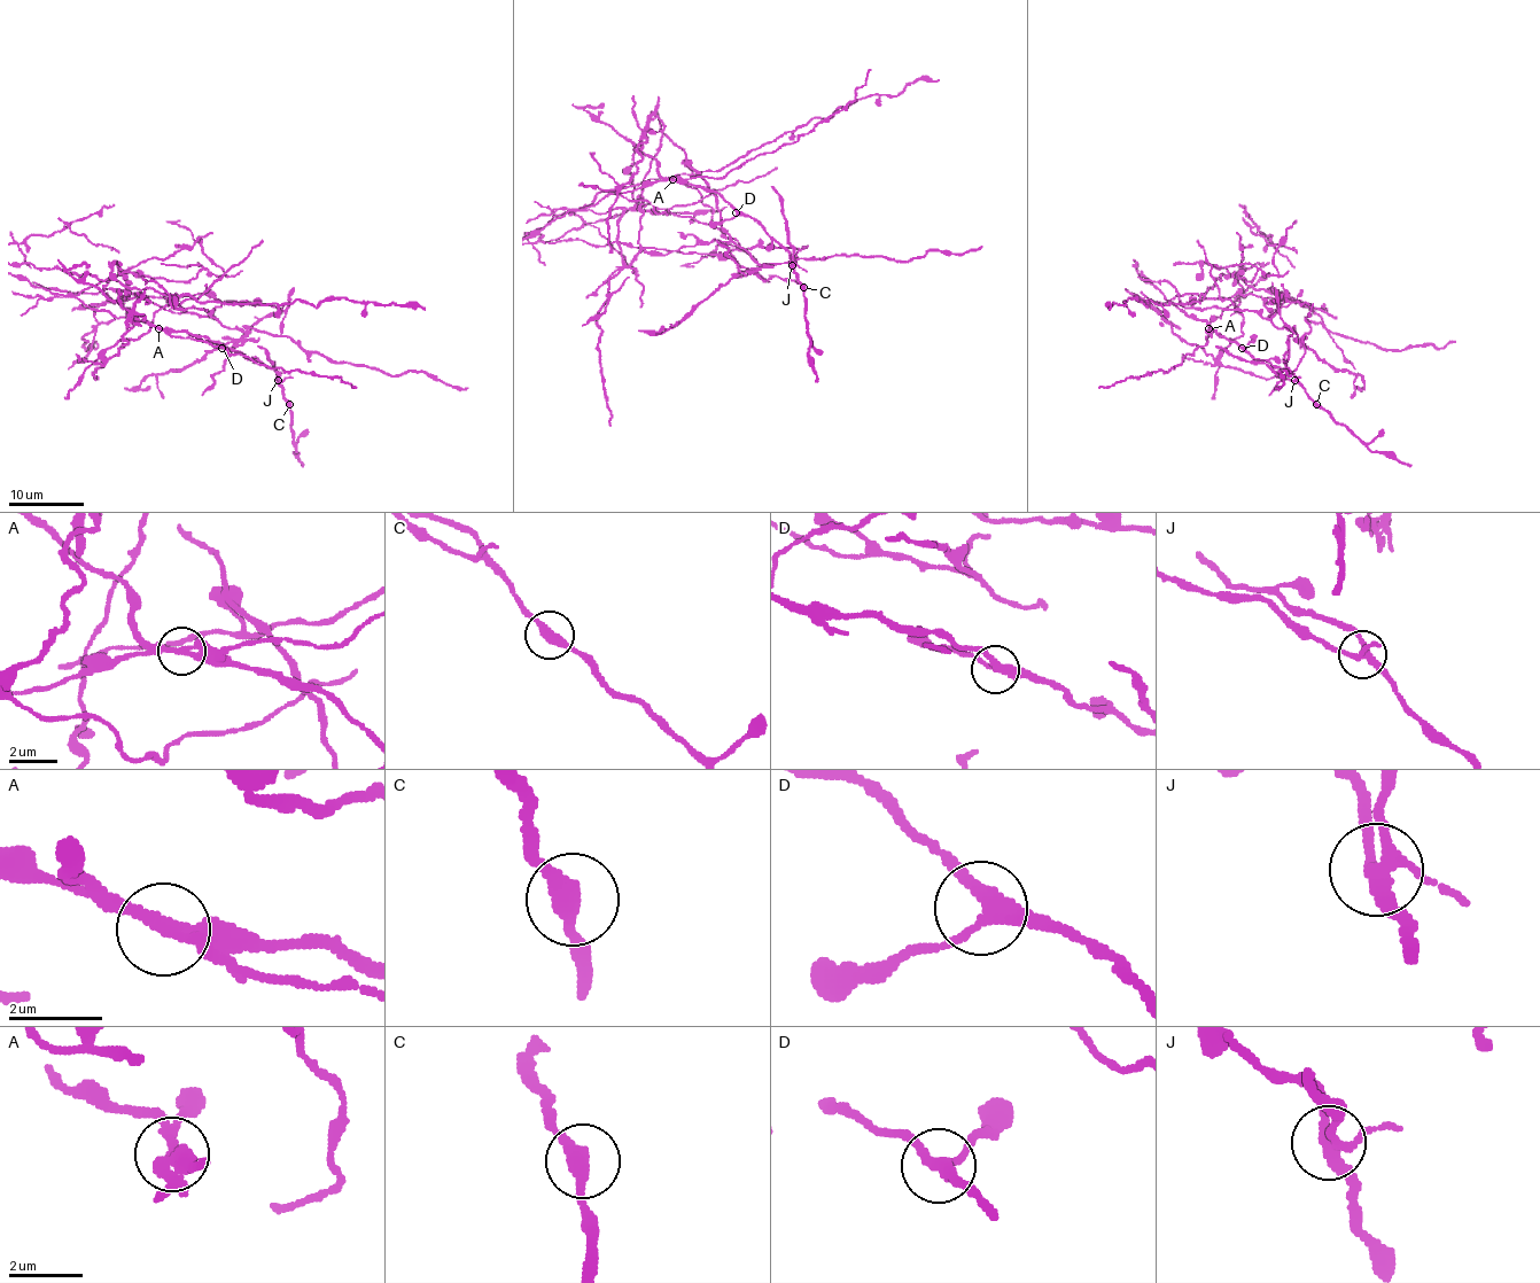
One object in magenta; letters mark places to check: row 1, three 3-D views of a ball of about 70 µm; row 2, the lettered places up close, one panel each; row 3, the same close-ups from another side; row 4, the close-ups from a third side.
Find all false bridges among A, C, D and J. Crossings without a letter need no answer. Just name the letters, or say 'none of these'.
A, J

